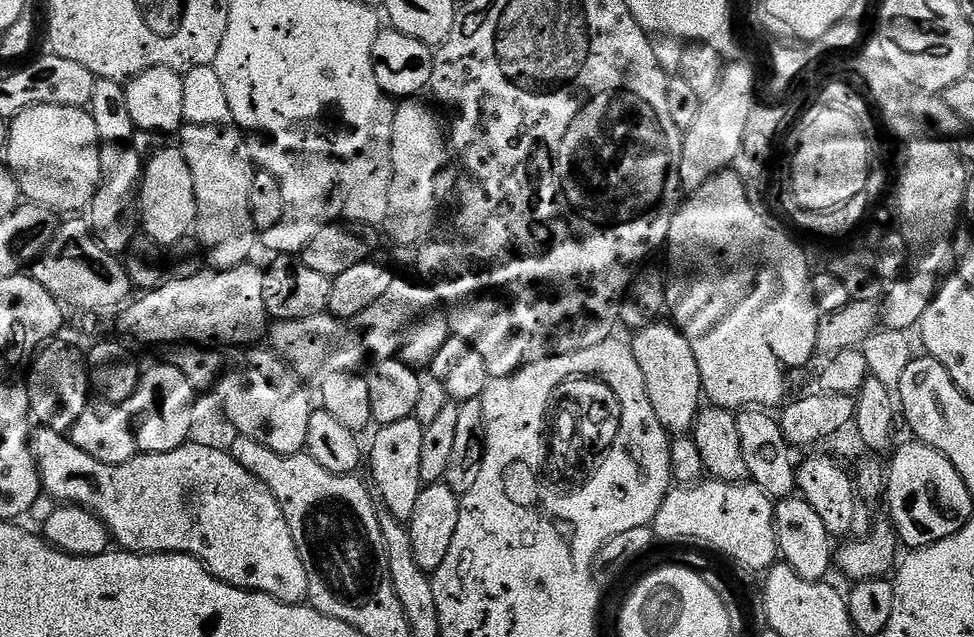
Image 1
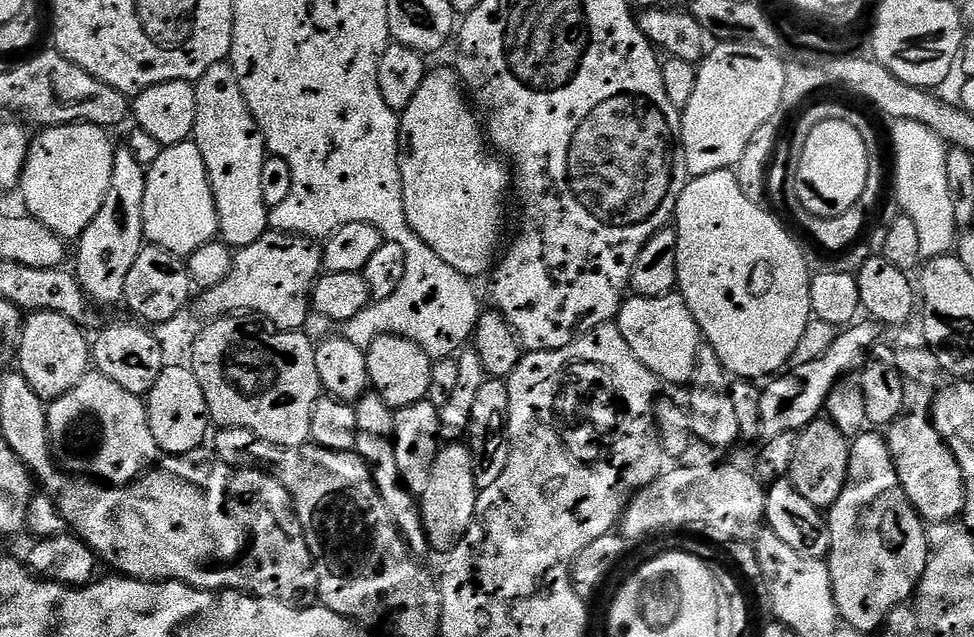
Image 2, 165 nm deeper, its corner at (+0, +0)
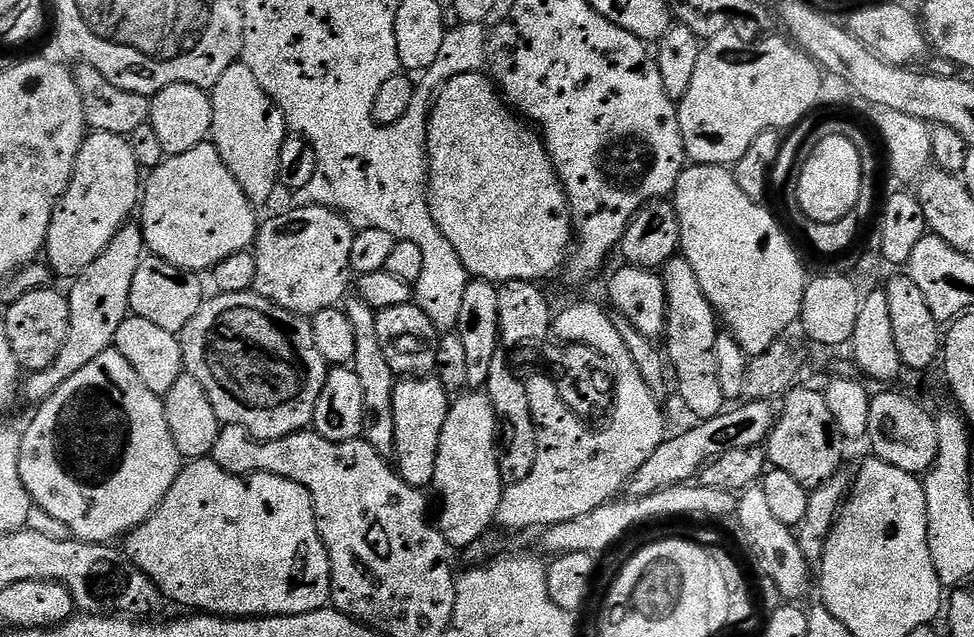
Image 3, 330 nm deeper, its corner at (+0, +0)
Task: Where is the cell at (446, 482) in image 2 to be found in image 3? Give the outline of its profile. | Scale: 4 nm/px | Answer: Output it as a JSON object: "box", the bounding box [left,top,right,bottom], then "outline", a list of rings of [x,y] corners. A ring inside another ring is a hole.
{"box":[432,390,505,550],"outline":[[[468,390],[451,401],[446,414],[446,426],[442,426],[442,438],[438,442],[438,462],[432,479],[434,488],[440,491],[440,522],[438,529],[449,549],[467,550],[485,538],[488,527],[497,523],[496,515],[504,497],[505,482],[500,476],[498,455],[498,421],[494,406],[483,391]]]}

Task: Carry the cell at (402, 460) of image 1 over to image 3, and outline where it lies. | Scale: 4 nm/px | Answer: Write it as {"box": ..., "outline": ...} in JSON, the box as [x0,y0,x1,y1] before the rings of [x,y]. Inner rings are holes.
{"box":[394,378,450,490],"outline":[[[404,378],[397,383],[394,390],[394,467],[412,488],[424,490],[432,484],[438,462],[438,442],[442,438],[442,426],[446,426],[449,407],[450,394],[438,379]]]}

